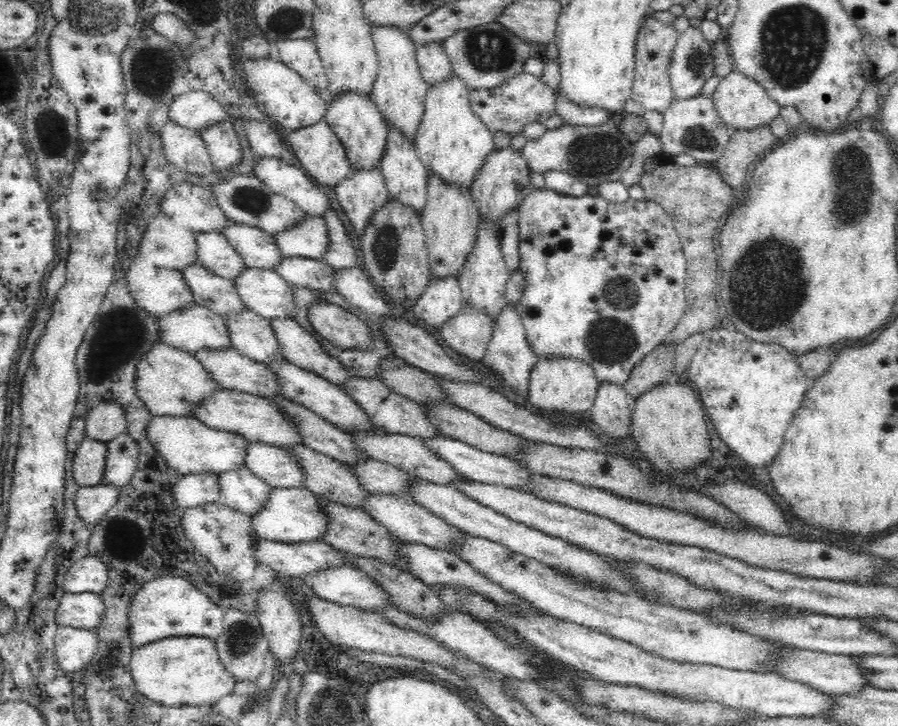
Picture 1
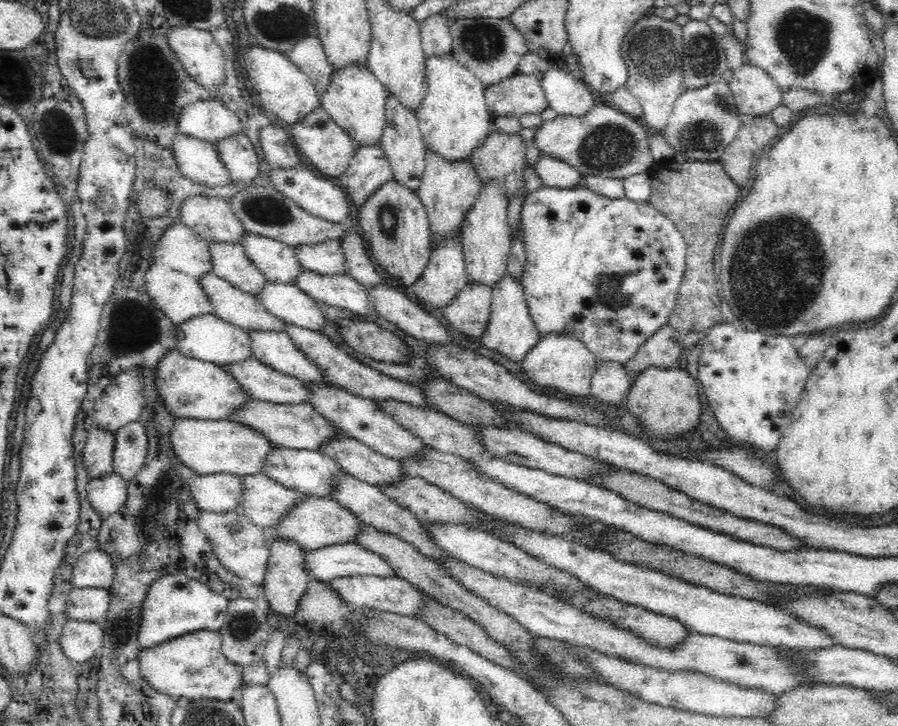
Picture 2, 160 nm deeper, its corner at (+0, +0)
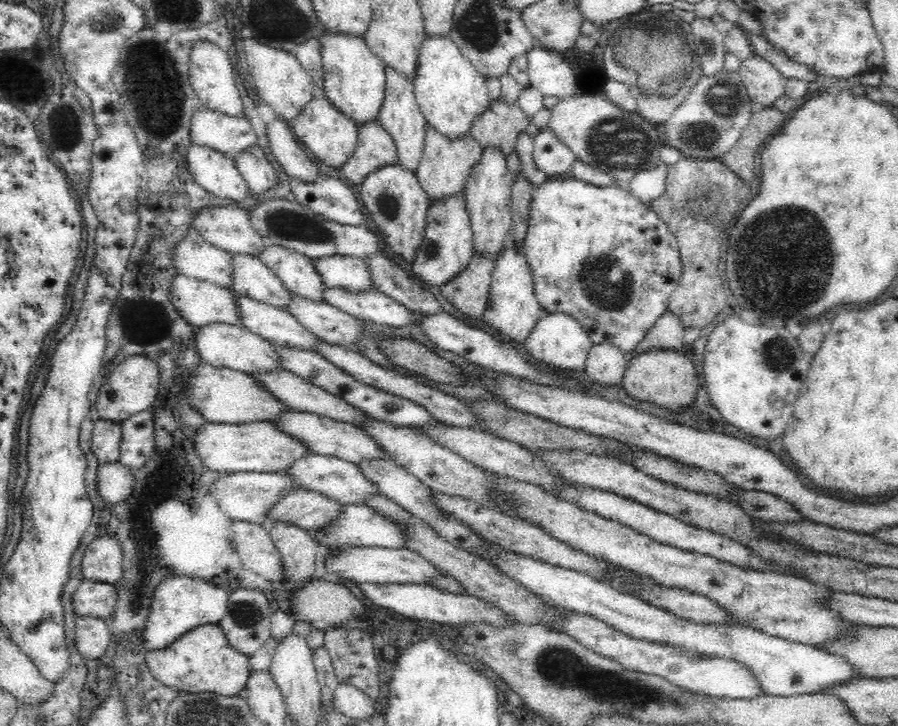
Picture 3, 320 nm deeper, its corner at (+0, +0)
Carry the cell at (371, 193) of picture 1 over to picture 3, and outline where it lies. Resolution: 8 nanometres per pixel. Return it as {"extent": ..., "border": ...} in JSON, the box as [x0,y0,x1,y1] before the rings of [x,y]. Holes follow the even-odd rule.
{"extent":[339,122,397,187],"border":[[[378,122],[359,128],[357,148],[339,171],[351,187],[362,187],[368,175],[397,163],[396,145]]]}

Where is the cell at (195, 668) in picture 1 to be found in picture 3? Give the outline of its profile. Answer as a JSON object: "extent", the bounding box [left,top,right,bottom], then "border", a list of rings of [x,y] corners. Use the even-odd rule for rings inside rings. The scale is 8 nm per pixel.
{"extent":[145,625,251,696],"border":[[[219,625],[194,628],[171,643],[166,648],[147,651],[145,663],[150,674],[172,690],[190,694],[214,692],[220,696],[236,696],[251,675],[249,658],[230,647]]]}

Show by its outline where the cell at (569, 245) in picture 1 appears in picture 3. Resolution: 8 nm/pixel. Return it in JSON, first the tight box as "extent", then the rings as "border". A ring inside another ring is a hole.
{"extent":[525,179,682,356],"border":[[[547,179],[544,184],[530,190],[530,212],[525,239],[525,261],[530,269],[534,296],[542,315],[565,314],[580,323],[593,344],[611,344],[626,356],[632,355],[638,343],[646,336],[656,320],[668,310],[670,296],[679,285],[682,272],[682,259],[677,237],[669,231],[666,223],[651,209],[650,205],[634,198],[626,189],[619,187],[596,187],[580,180]]]}

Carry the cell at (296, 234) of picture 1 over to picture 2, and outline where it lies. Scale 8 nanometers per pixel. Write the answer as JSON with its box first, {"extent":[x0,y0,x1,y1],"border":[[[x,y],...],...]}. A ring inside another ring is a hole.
{"extent":[293,238,343,275],"border":[[[328,238],[316,244],[298,244],[293,248],[294,257],[302,269],[314,269],[323,275],[343,273],[343,257],[339,240]]]}

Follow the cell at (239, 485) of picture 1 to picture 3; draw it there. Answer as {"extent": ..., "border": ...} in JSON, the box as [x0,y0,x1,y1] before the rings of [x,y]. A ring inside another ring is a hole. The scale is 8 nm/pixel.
{"extent":[261,487,341,532],"border":[[[294,487],[276,497],[261,522],[265,527],[281,522],[312,532],[327,525],[341,506],[318,491]]]}

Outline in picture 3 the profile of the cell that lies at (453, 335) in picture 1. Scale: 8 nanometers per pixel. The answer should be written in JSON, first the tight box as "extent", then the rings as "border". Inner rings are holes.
{"extent":[440,254,495,322],"border":[[[475,254],[468,268],[440,288],[446,302],[464,318],[480,322],[488,306],[495,263]]]}

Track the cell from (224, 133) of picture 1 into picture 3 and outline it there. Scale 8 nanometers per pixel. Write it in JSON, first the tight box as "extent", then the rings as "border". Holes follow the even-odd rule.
{"extent":[231,144,277,196],"border":[[[252,144],[231,158],[251,194],[266,196],[268,190],[277,184],[276,170],[257,144]]]}

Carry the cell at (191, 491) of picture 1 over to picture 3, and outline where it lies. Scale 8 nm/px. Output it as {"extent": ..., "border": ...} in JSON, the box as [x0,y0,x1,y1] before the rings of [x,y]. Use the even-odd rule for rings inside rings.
{"extent":[207,471,298,523],"border":[[[284,471],[278,472],[239,472],[221,474],[207,486],[207,496],[213,500],[219,512],[232,520],[247,520],[260,523],[278,495],[288,489],[298,487],[289,480]]]}

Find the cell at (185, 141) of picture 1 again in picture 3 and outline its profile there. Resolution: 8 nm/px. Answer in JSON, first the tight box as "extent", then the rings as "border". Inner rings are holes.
{"extent":[185,143,251,202],"border":[[[192,143],[186,148],[185,161],[194,181],[208,192],[237,202],[249,200],[251,193],[231,157]]]}

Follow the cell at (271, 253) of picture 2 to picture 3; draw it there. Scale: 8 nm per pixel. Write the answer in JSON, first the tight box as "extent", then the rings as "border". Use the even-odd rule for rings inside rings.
{"extent":[256,244,324,300],"border":[[[278,244],[264,245],[256,254],[290,293],[320,300],[324,288],[310,257]]]}

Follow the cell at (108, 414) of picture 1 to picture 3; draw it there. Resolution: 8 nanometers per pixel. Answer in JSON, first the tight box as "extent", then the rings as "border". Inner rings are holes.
{"extent":[97,354,160,423],"border":[[[139,354],[128,356],[106,379],[97,396],[98,418],[116,423],[124,422],[130,416],[151,408],[160,384],[158,367],[155,366],[154,361]]]}

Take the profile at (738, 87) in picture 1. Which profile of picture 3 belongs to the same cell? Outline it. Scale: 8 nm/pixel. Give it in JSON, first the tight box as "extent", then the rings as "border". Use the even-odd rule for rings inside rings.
{"extent":[738,54,785,107],"border":[[[757,54],[742,61],[738,73],[752,105],[770,107],[785,94],[783,74]]]}

